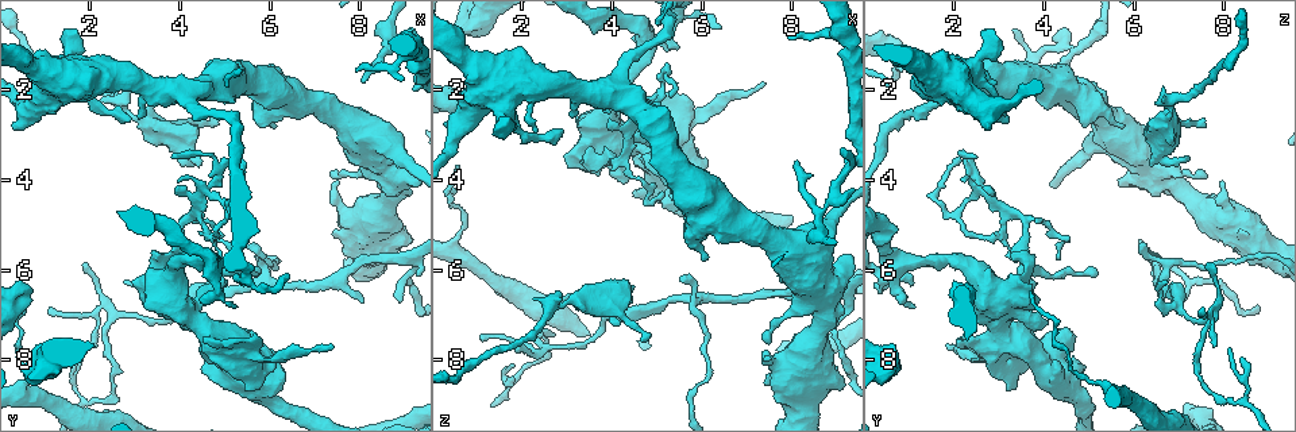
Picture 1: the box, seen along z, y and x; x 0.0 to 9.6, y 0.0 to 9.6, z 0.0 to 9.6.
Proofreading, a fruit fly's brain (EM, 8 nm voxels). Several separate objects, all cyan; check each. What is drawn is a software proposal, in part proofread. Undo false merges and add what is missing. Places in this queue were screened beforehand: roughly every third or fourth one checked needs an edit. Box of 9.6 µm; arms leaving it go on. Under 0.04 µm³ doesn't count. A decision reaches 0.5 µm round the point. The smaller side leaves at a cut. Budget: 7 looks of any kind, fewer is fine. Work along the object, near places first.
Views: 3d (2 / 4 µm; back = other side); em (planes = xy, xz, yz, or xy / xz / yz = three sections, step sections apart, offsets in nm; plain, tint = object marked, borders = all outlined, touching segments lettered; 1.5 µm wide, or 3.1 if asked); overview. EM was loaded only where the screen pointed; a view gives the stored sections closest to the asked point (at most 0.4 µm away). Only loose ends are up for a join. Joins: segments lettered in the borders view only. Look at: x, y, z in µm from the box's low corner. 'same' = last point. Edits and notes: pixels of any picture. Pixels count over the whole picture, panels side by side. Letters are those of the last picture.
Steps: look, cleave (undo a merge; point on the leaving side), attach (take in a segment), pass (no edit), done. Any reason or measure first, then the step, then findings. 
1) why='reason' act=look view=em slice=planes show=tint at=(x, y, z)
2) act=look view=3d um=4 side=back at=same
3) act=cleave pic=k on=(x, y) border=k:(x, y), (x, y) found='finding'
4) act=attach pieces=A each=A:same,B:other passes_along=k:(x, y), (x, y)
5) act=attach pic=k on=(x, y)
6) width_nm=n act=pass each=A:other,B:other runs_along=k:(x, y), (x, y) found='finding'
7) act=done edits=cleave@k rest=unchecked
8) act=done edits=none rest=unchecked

why='thin neck' act=look view=3d um=4 at=(2.75, 2.40, 6.80)

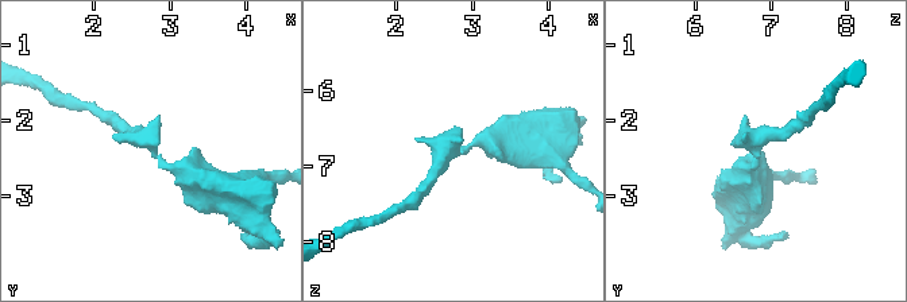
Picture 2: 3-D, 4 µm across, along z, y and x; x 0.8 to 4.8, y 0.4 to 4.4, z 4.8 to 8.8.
arm_widths_nm=180,420 act=look view=em slice=planes show=borders at=(2.80, 2.45, 6.80)

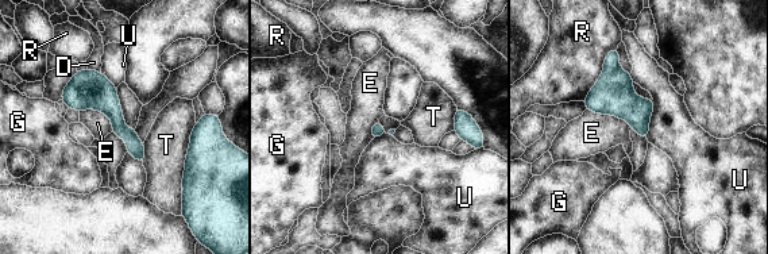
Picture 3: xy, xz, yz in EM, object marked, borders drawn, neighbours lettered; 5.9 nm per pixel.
act=pass each=D:other,E:other,G:other,R:other,T:other,U:other border=3:(586, 108), (621, 118), (632, 129) found='one cell here'

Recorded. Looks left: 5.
act=look view=3d um=4 at=(4.55, 3.65, 6.40)

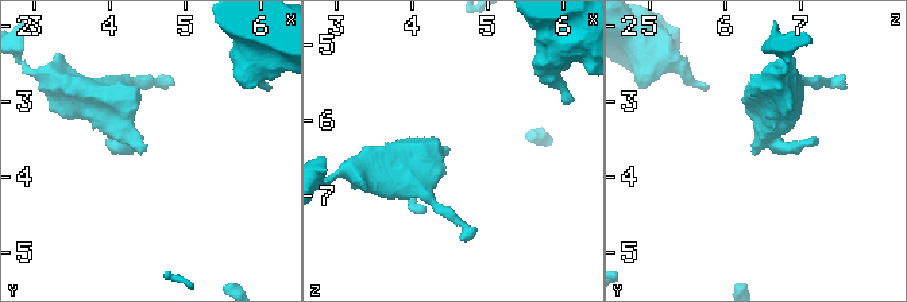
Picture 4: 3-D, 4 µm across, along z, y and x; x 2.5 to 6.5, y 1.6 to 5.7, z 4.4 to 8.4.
act=look view=em slice=planes show=plain at=(4.50, 3.65, 6.45)

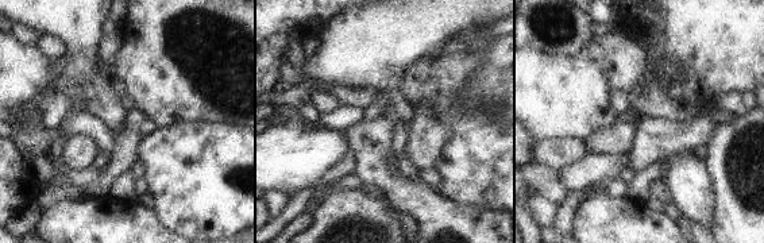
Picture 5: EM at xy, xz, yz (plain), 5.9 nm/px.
why='see the neighbours' act=look view=em slice=planes show=borders at=same

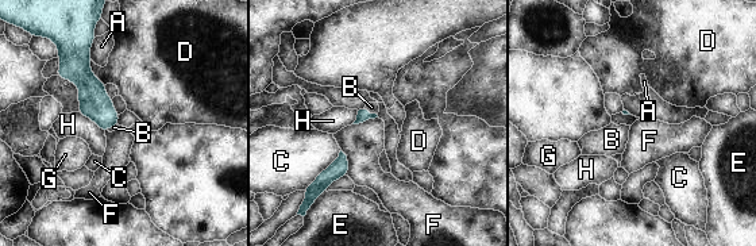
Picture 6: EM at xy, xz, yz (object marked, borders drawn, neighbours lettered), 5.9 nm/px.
longest_contact=C:300nm act=attach pieces=B each=A:other,B:same,C:other,D:other,E:other,F:other,G:other,H:other passes_along=6:(362, 114), (369, 112), (371, 107) found='the cell continues'

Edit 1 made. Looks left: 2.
why='calibre changes' act=look view=em slice=xz step=4 show=borders at=(3.85, 5.95, 2.35)

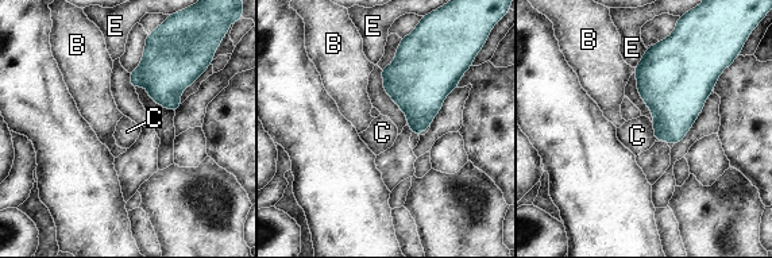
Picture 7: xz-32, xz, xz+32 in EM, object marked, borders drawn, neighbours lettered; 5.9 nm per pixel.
act=look view=em slice=yz step=4 show=borders at=same

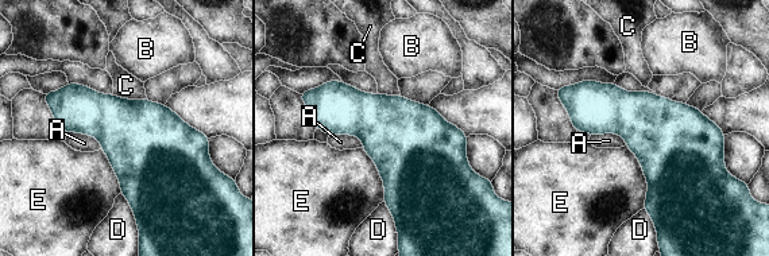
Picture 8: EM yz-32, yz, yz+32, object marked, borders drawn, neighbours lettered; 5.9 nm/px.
act=pass each=A:other,B:other,C:other,D:other,E:other border=8:(114, 93), (127, 99), (146, 99) found='all the same cell'

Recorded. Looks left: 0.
act=done edits=attach@6 rest=unchecked

